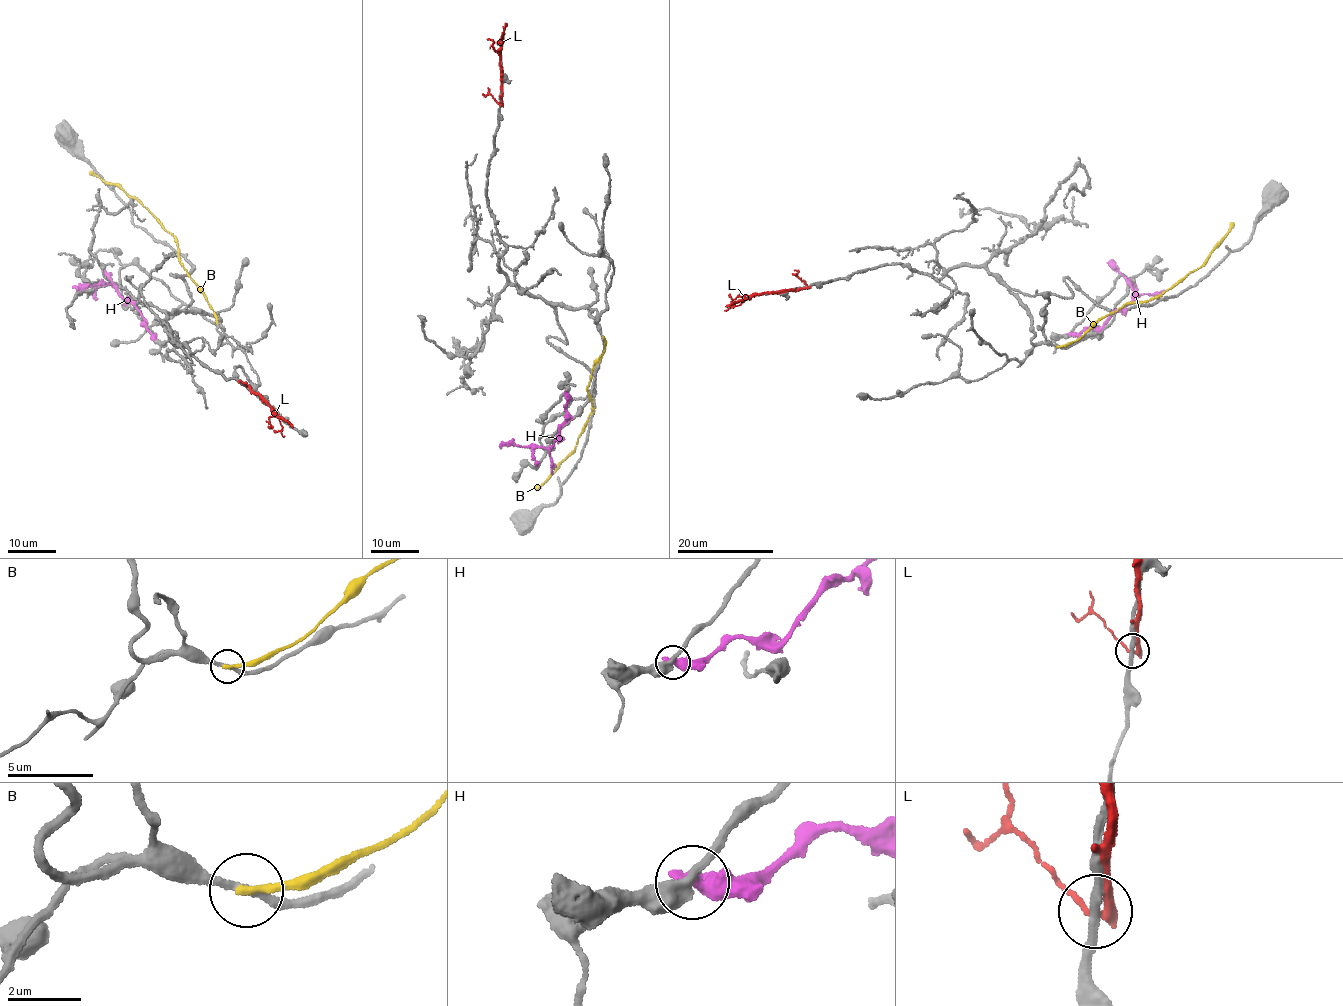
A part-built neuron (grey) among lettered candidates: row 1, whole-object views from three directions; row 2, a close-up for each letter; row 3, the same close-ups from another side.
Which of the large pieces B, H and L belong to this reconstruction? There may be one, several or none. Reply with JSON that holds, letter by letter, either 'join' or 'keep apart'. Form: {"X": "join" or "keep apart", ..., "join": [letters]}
{"B": "keep apart", "H": "keep apart", "L": "keep apart", "join": []}

